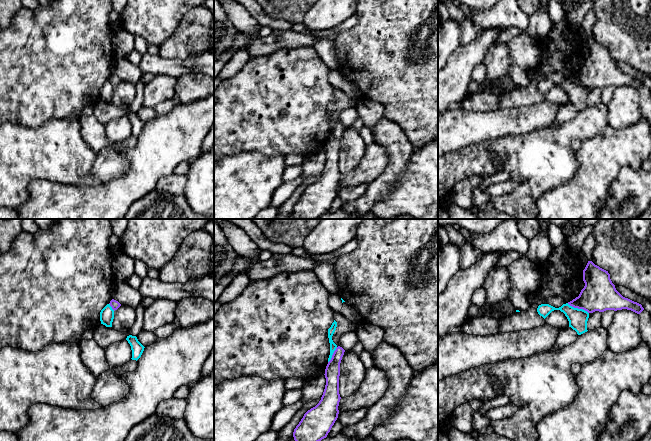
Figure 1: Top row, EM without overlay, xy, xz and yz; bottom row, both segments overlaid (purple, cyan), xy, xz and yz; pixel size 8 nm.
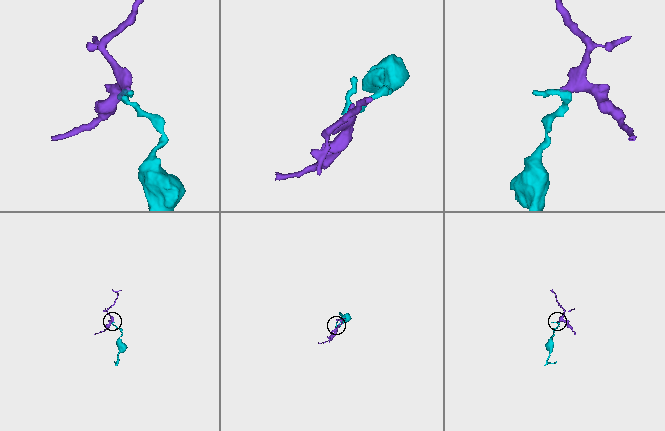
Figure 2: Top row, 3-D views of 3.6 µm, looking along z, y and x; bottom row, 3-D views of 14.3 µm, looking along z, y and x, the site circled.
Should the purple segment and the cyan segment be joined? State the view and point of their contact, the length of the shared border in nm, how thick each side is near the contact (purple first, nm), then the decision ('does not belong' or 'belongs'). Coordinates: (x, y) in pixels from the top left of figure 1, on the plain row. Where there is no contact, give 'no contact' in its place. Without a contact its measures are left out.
contact yz (578, 84); length 190 nm; calibres 280 and 150 nm; does not belong

